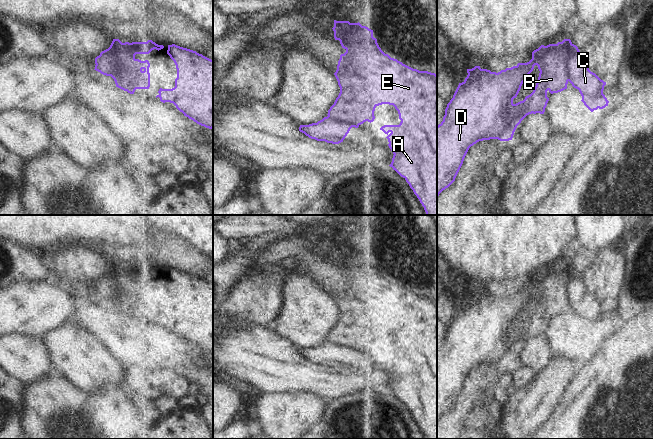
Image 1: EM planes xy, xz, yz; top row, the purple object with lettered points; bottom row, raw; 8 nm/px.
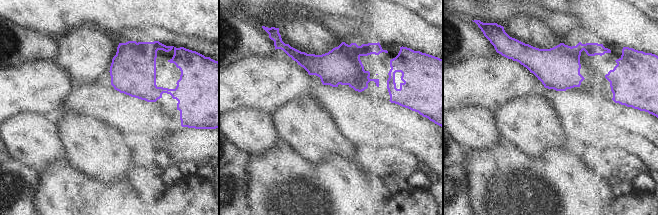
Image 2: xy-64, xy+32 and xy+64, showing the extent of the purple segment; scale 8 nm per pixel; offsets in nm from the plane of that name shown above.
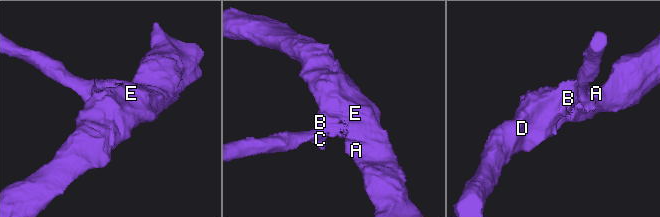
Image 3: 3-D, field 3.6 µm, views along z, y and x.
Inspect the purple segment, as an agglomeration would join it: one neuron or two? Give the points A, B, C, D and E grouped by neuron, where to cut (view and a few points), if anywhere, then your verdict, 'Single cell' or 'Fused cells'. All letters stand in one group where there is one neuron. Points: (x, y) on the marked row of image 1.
Groups: A B D E / C. Split along yz (570, 40), (567, 80). Fused cells

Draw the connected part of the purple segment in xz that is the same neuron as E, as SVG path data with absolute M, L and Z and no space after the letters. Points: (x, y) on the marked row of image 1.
M334 20L334 27L332 28L334 31L335 40L339 40L342 48L346 50L344 54L340 55L340 59L338 61L337 70L334 73L338 85L340 87L340 93L336 98L334 104L328 110L328 117L340 122L346 130L349 132L352 127L358 128L364 122L373 122L375 119L374 111L375 108L382 104L393 105L395 109L398 111L399 119L401 120L399 125L384 125L380 128L385 134L388 136L388 146L393 152L392 162L389 165L393 168L401 177L403 177L406 182L409 184L410 188L413 190L414 194L419 199L420 203L424 207L426 215L437 215L437 75L435 73L431 73L428 71L419 71L417 69L413 69L397 59L391 58L388 54L385 54L377 43L377 39L373 37L373 30L369 29L366 26L362 26L358 23L350 23L349 21L336 21Z

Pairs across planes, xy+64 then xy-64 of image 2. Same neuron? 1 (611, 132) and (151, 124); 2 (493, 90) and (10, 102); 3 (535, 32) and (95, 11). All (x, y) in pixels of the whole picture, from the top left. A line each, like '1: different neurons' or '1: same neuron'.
1: same neuron
2: same neuron
3: different neurons

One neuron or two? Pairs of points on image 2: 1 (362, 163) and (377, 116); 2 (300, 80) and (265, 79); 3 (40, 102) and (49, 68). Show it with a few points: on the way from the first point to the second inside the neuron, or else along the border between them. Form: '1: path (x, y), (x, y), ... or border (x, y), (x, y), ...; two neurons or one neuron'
1: border (364, 154), (367, 157); two neurons
2: path (291, 80), (274, 80); one neuron
3: path (40, 94), (40, 87), (45, 76); one neuron

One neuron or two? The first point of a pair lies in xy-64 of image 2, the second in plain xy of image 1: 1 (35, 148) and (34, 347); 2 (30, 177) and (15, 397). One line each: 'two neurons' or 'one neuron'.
1: one neuron
2: one neuron

